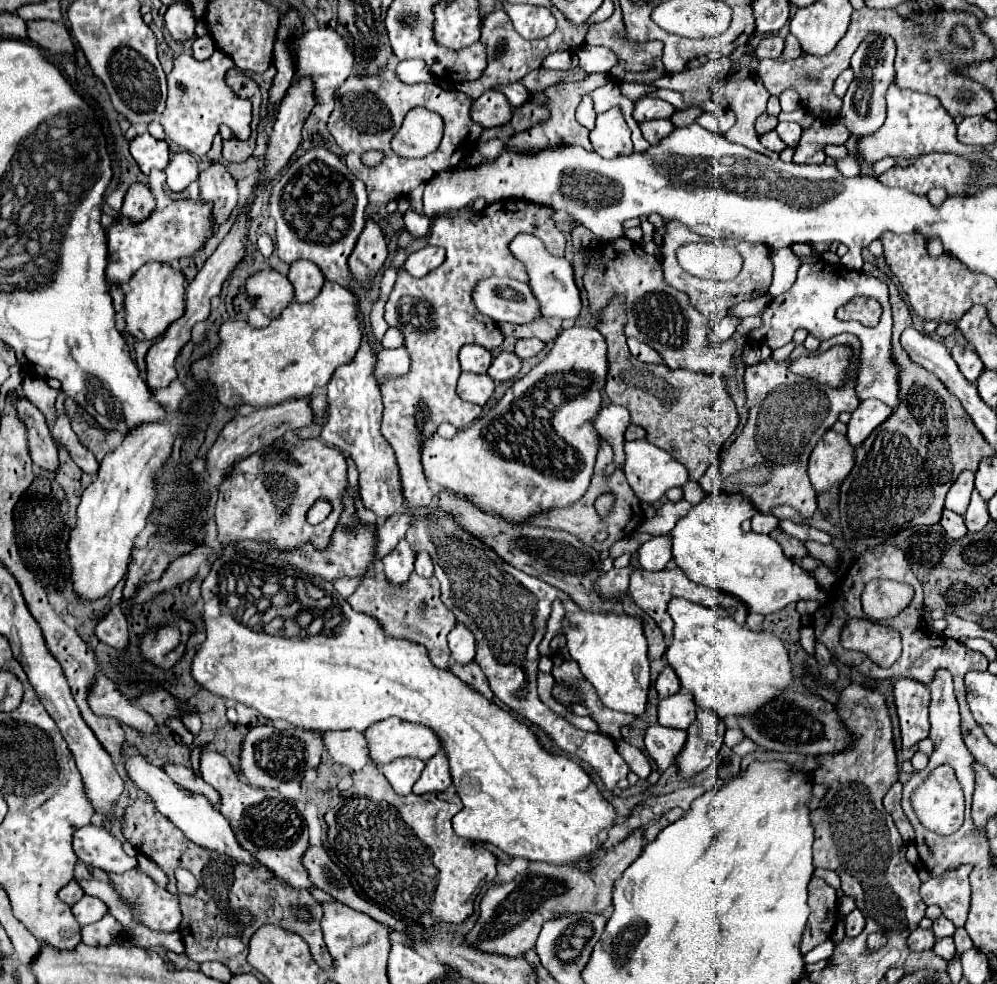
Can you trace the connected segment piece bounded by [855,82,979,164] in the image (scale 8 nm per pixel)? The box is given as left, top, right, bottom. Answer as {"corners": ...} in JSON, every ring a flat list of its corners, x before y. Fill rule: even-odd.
{"corners":[[891,82,887,90,887,118,877,132,869,136,861,136,857,140,857,146,855,146,857,158,863,164,875,164,877,160,887,158,887,156,913,160,929,152,953,152,959,156,971,156,973,152,979,150,977,146,961,144,957,140,955,130,957,126,953,124,953,118,949,116,949,112,943,108,941,100,929,94,901,90,895,82]]}

